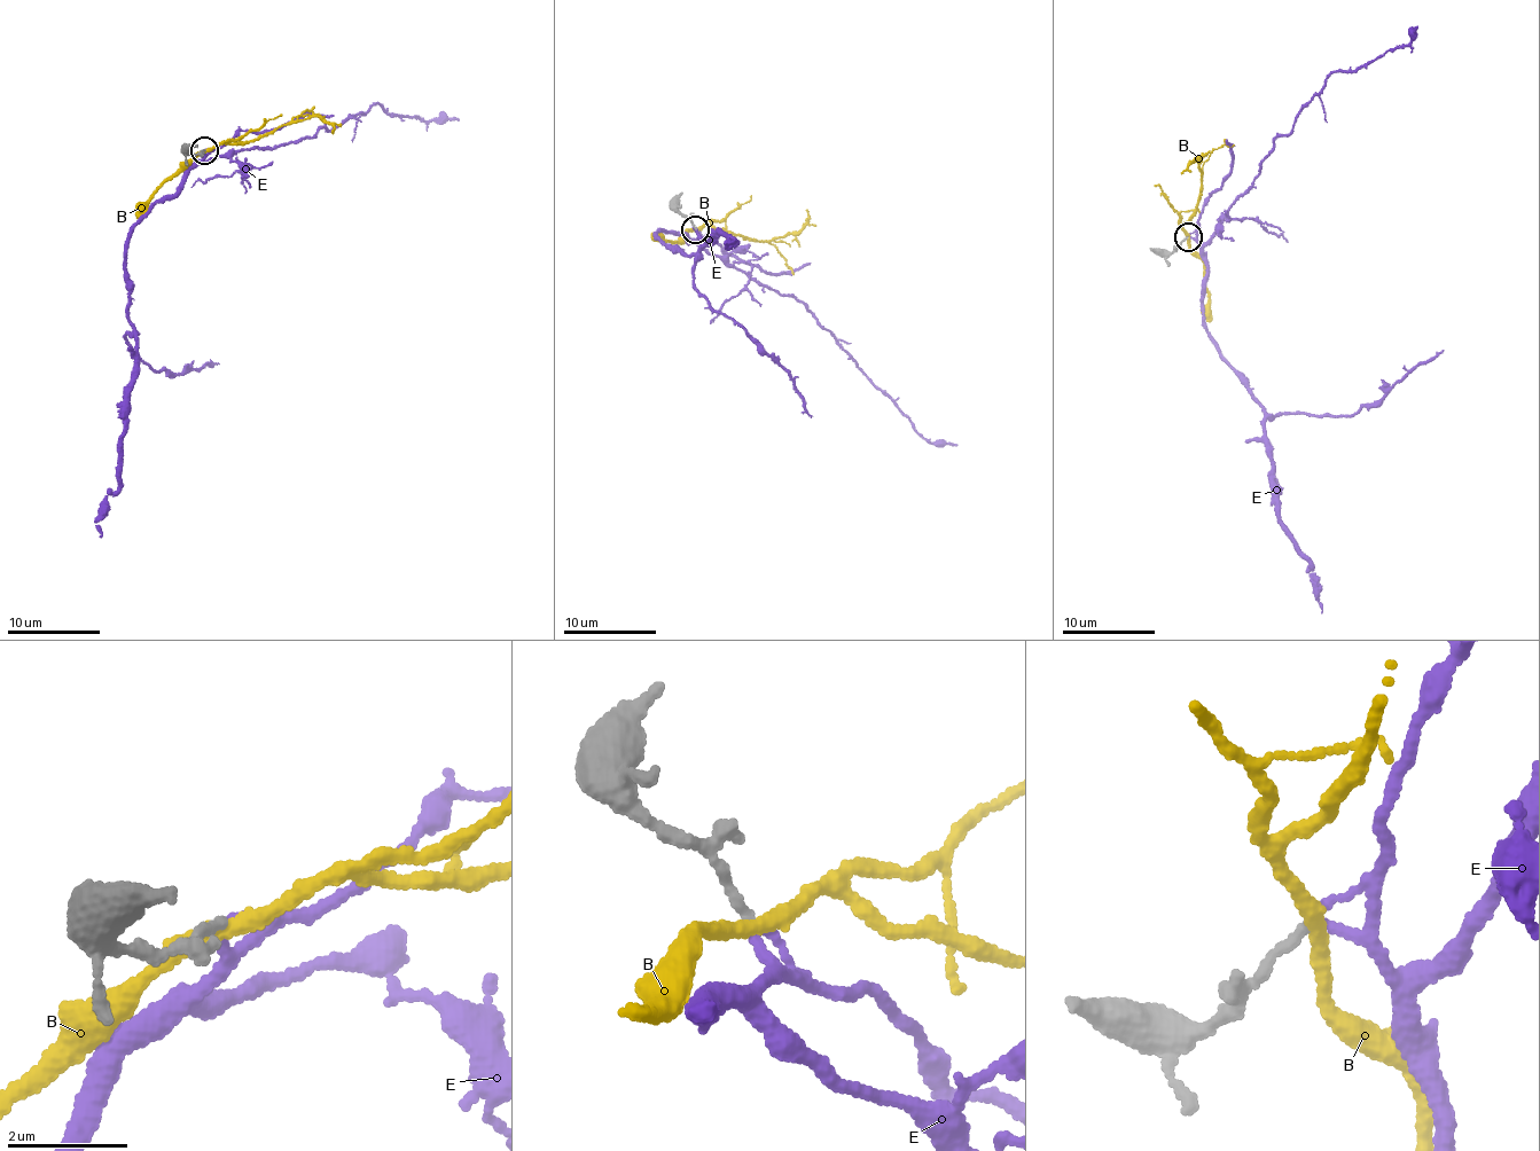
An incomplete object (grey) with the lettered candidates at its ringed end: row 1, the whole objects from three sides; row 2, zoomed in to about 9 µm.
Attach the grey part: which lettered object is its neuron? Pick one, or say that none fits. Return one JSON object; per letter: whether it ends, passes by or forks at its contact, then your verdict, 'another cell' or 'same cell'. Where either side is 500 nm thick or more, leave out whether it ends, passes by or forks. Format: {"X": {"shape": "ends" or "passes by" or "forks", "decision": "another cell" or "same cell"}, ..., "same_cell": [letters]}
{"B": {"shape": "passes by", "decision": "another cell"}, "E": {"shape": "passes by", "decision": "same cell"}, "same_cell": ["E"]}

